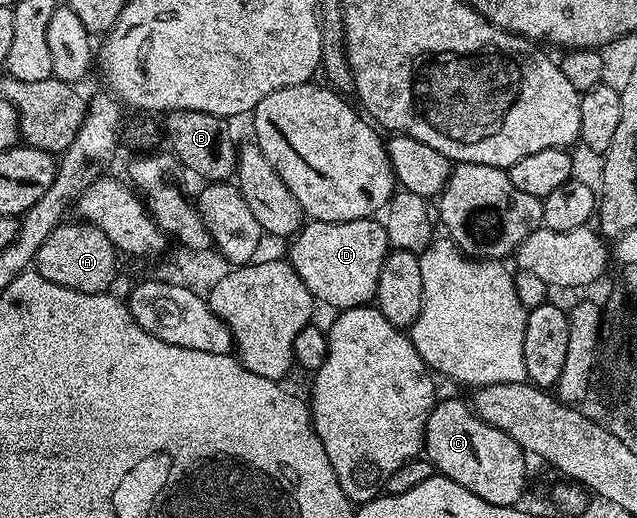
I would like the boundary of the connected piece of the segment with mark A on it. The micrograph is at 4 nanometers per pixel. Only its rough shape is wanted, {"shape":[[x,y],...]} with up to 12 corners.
{"shape":[[81,219],[63,220],[34,257],[44,279],[105,293],[120,254]]}

